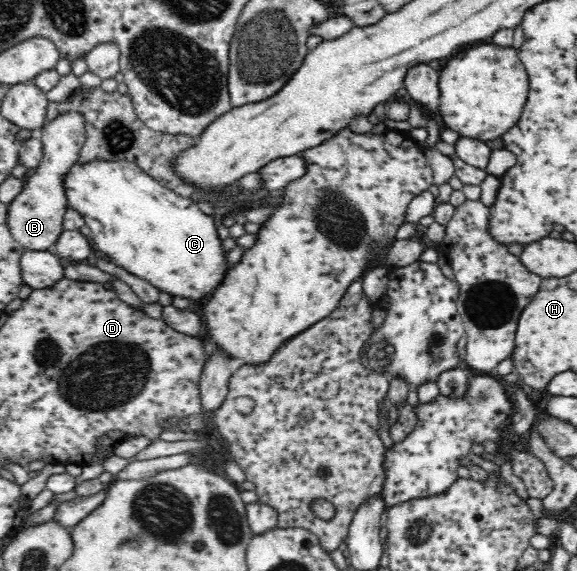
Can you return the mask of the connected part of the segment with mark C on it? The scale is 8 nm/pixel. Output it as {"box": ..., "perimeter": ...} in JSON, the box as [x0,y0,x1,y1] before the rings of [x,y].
{"box":[65,160,230,299],"perimeter":[[[94,160],[88,163],[76,162],[65,175],[65,196],[70,209],[76,209],[91,231],[90,241],[112,261],[128,273],[150,282],[156,289],[174,297],[202,299],[214,291],[230,269],[224,248],[218,236],[218,218],[204,213],[198,207],[196,198],[187,198],[156,181],[144,173],[135,163]]]}

